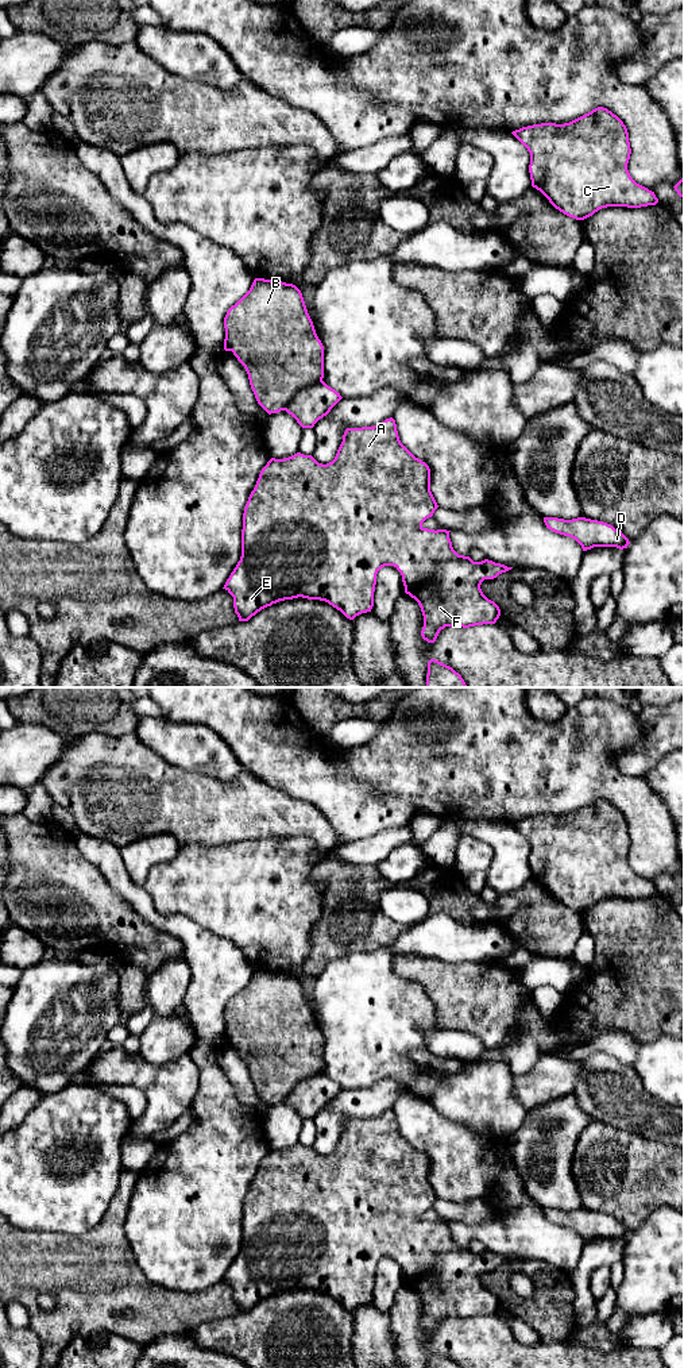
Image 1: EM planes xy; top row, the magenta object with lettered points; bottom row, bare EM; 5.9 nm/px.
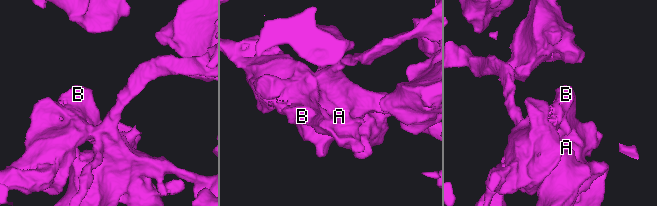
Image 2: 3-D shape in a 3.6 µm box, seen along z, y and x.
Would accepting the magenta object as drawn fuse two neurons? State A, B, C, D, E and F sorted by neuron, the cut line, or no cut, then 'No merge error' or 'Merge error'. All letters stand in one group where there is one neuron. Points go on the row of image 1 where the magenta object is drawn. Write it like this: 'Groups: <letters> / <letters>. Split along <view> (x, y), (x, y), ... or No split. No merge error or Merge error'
Groups: A C D E F / B. Split along xy (321, 380), (304, 386), (283, 409). Merge error

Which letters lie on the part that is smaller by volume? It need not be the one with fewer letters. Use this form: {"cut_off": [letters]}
{"cut_off": ["B"]}

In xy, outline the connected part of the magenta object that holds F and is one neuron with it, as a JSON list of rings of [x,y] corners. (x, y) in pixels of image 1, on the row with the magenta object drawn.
[[[393,417],[374,427],[347,428],[335,459],[326,465],[297,452],[283,459],[271,458],[262,469],[244,506],[241,556],[223,589],[233,597],[239,621],[248,621],[273,604],[298,597],[325,601],[353,620],[371,612],[378,571],[394,566],[402,575],[405,593],[421,608],[421,636],[428,643],[434,643],[445,627],[495,624],[501,609],[483,594],[480,585],[513,567],[488,559],[474,562],[453,550],[451,531],[424,528],[422,523],[437,508],[430,492],[430,469],[401,443]]]

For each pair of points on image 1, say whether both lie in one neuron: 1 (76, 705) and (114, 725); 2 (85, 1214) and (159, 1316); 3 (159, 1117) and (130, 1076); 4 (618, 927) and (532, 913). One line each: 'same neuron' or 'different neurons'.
1: same neuron
2: different neurons
3: same neuron
4: different neurons

